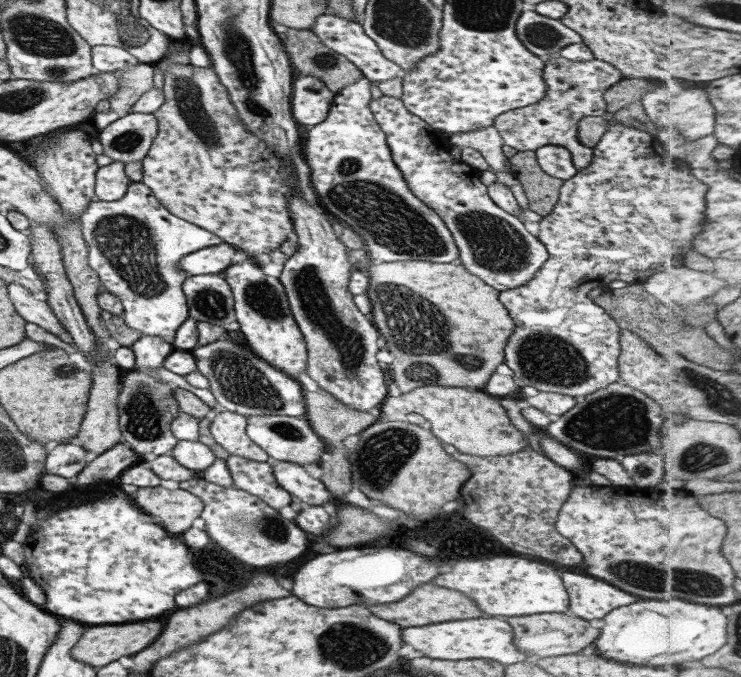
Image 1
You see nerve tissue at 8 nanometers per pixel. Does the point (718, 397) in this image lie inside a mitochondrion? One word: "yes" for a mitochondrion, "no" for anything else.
yes

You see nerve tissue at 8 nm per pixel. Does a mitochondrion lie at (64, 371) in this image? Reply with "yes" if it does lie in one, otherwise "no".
yes

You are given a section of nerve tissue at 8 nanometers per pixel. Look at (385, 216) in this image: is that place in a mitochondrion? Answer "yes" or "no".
yes

